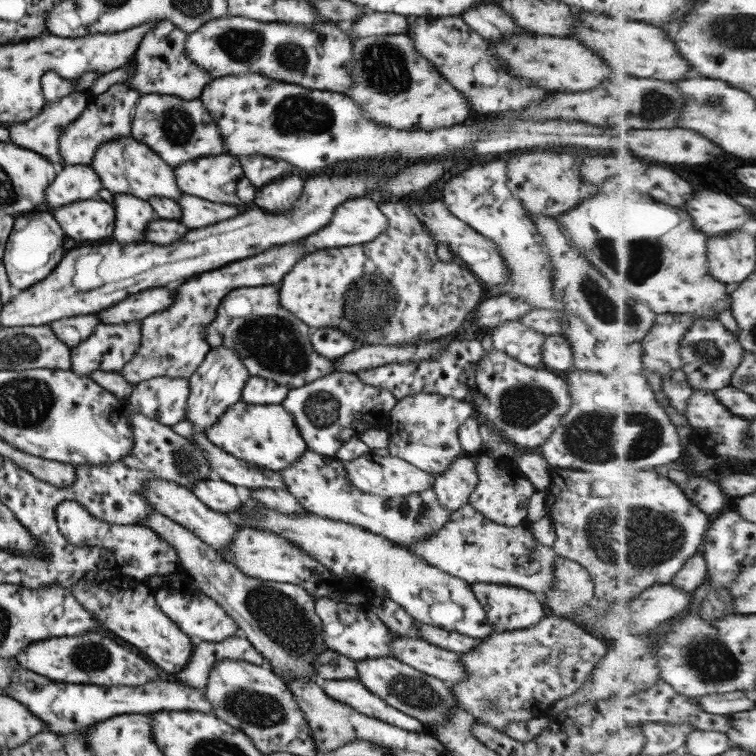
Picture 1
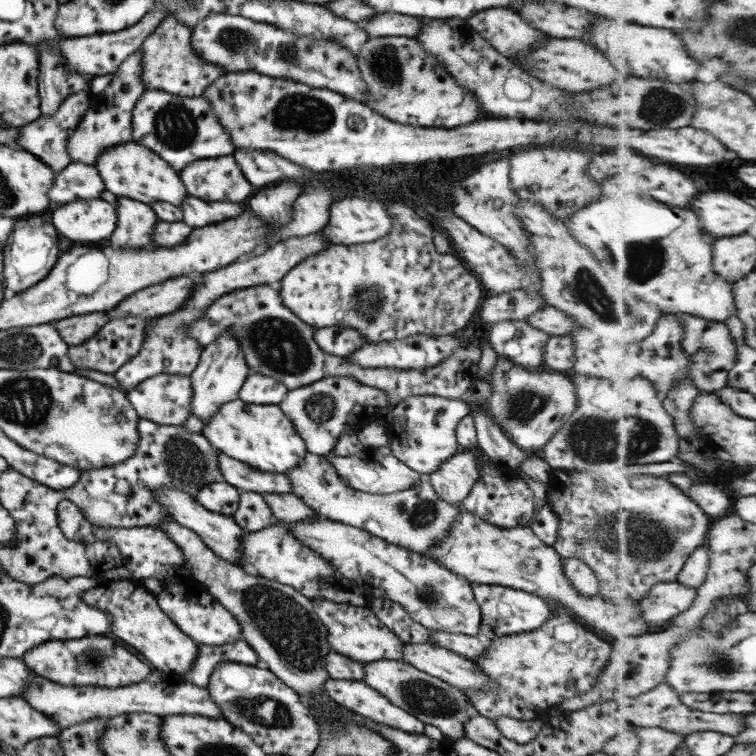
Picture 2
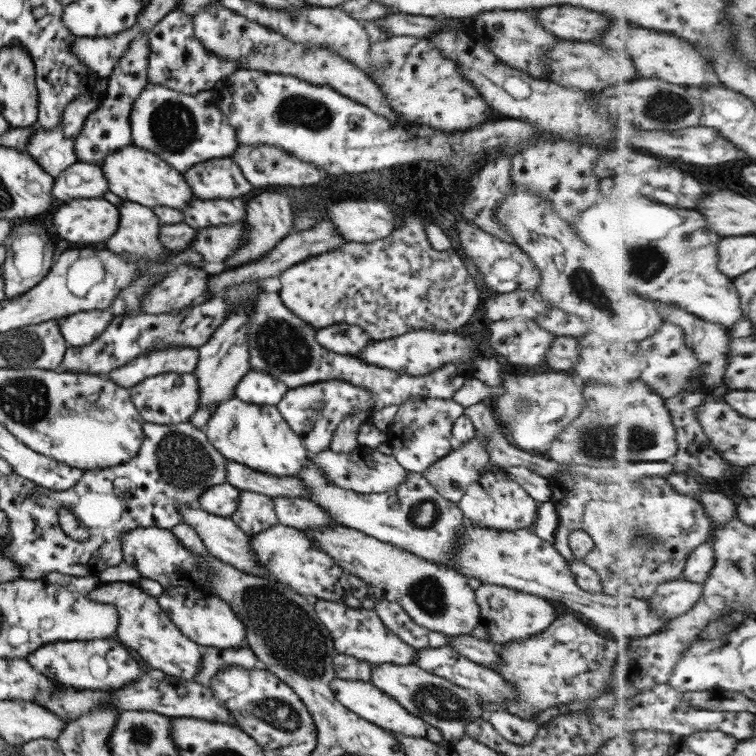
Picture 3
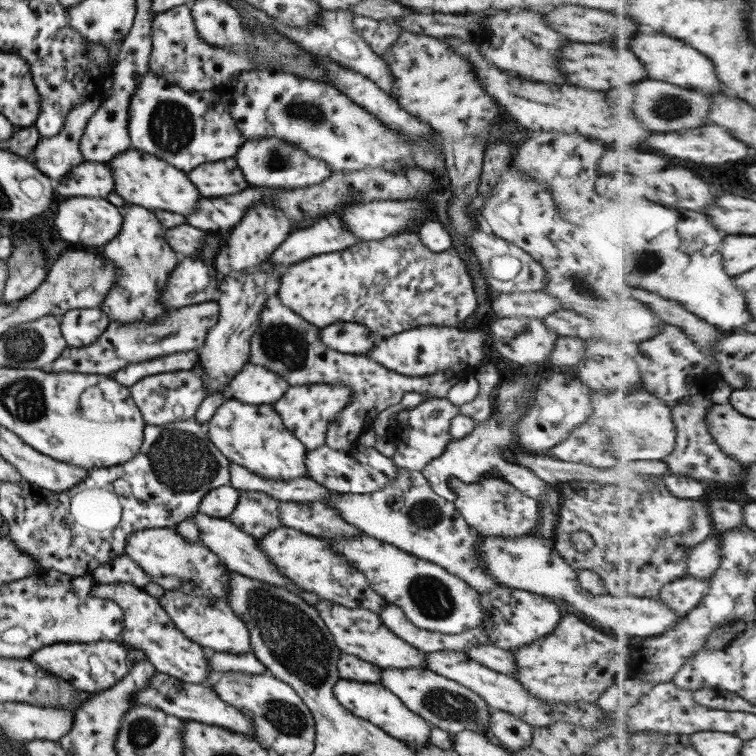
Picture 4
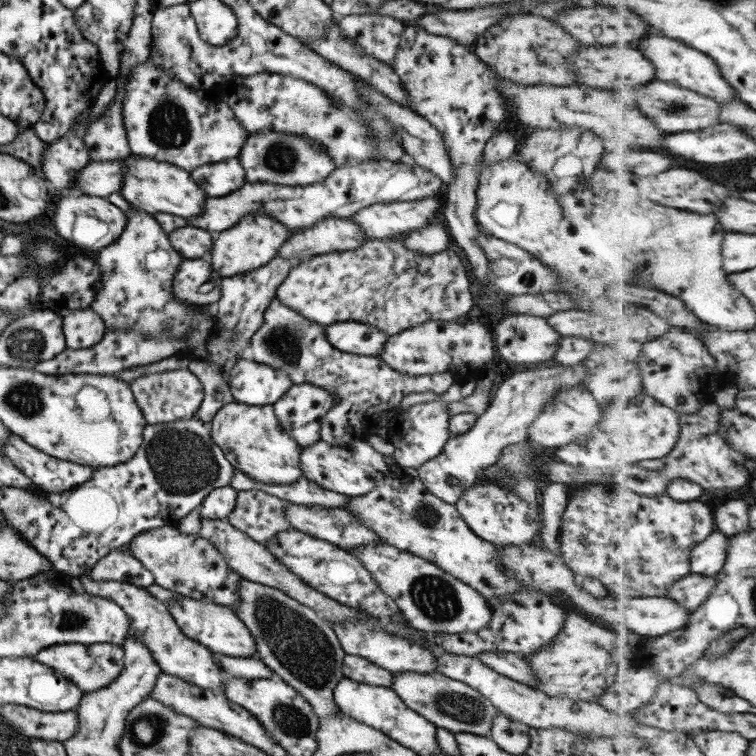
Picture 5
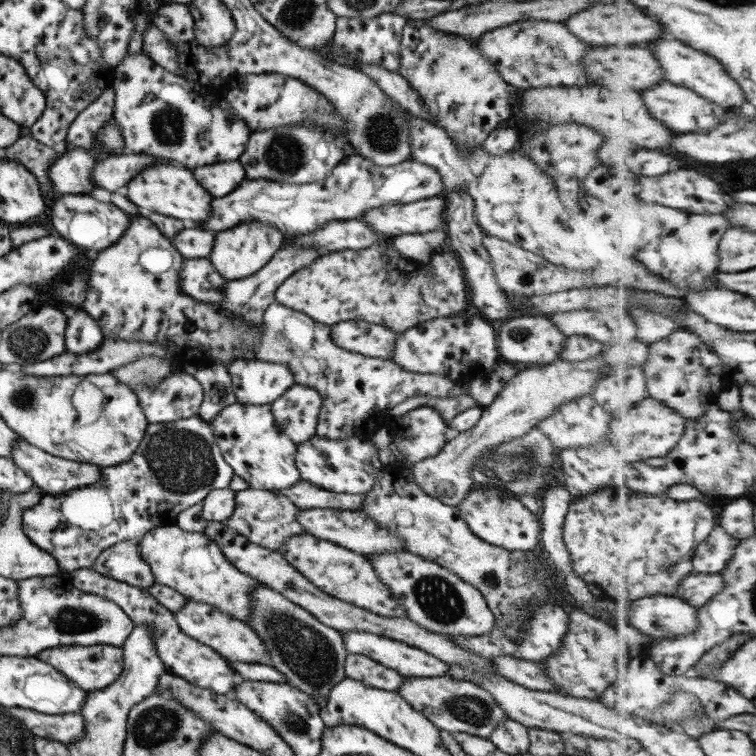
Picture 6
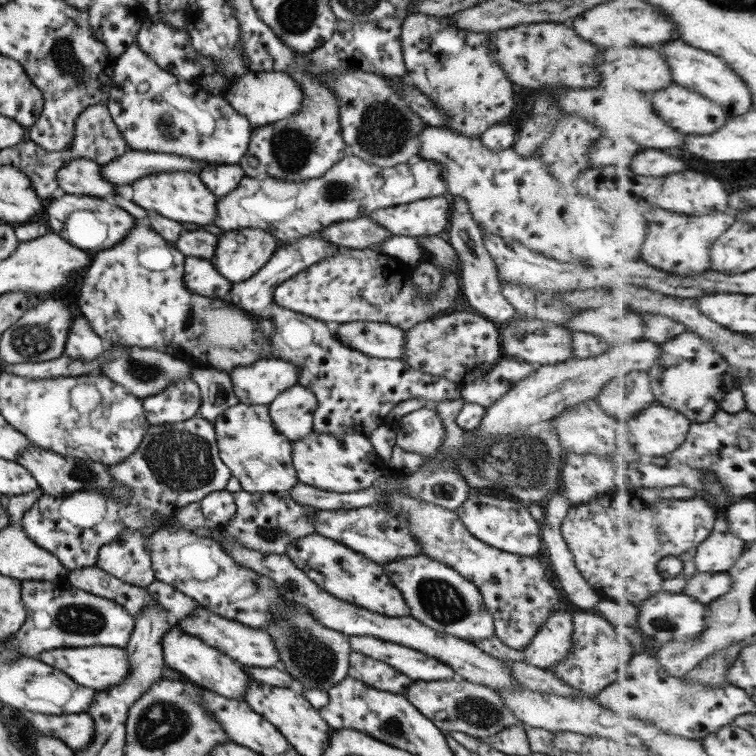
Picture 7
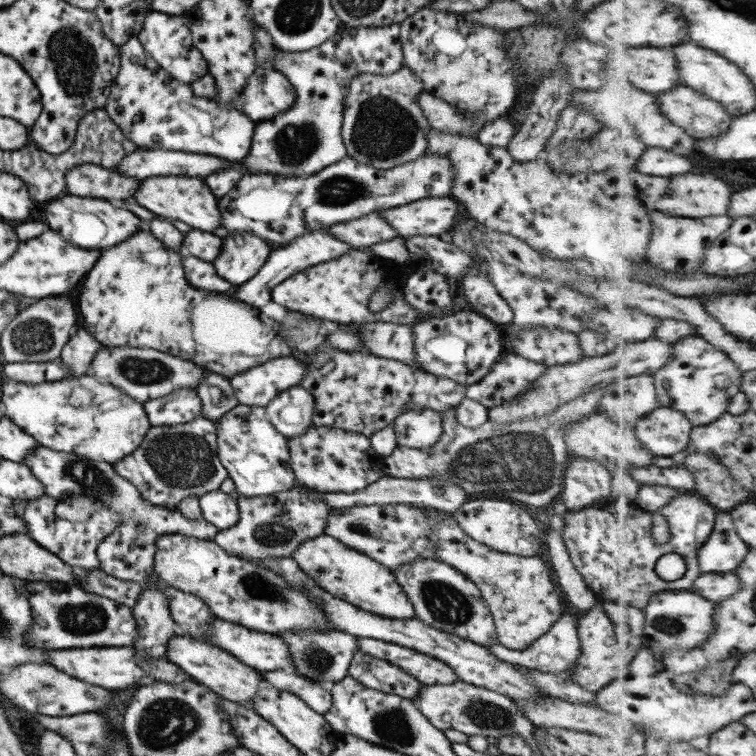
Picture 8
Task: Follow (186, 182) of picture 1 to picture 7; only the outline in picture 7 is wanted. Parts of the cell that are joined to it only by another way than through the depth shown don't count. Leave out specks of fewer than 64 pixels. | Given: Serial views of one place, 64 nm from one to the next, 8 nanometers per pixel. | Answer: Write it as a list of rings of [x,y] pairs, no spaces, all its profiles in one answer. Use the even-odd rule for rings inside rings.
[[[210,164],[203,166],[201,172],[197,172],[197,177],[217,198],[231,192],[238,185],[242,175],[243,172],[238,164],[237,166],[235,164],[225,164],[225,166]]]

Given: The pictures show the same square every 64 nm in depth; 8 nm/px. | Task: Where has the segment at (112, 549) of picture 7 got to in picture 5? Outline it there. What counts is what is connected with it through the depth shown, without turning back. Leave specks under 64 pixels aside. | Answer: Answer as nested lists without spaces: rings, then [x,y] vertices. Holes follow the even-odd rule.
[[[121,545],[95,561],[89,576],[98,581],[121,581],[145,589],[153,584],[149,570],[133,557],[129,545]]]

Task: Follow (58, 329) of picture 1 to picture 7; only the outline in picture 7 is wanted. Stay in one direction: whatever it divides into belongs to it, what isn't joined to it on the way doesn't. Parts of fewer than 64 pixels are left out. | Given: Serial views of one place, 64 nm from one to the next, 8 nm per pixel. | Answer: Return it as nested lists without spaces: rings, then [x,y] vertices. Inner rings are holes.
[[[75,311],[68,330],[62,356],[69,356],[71,360],[90,361],[109,348],[109,344],[91,330],[87,320]]]

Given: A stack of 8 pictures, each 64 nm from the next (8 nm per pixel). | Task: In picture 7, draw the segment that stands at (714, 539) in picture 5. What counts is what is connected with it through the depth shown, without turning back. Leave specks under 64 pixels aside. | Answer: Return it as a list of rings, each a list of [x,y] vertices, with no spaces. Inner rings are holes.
[[[720,516],[711,536],[697,550],[696,565],[699,572],[727,573],[745,550],[746,543],[731,531],[727,516]]]

